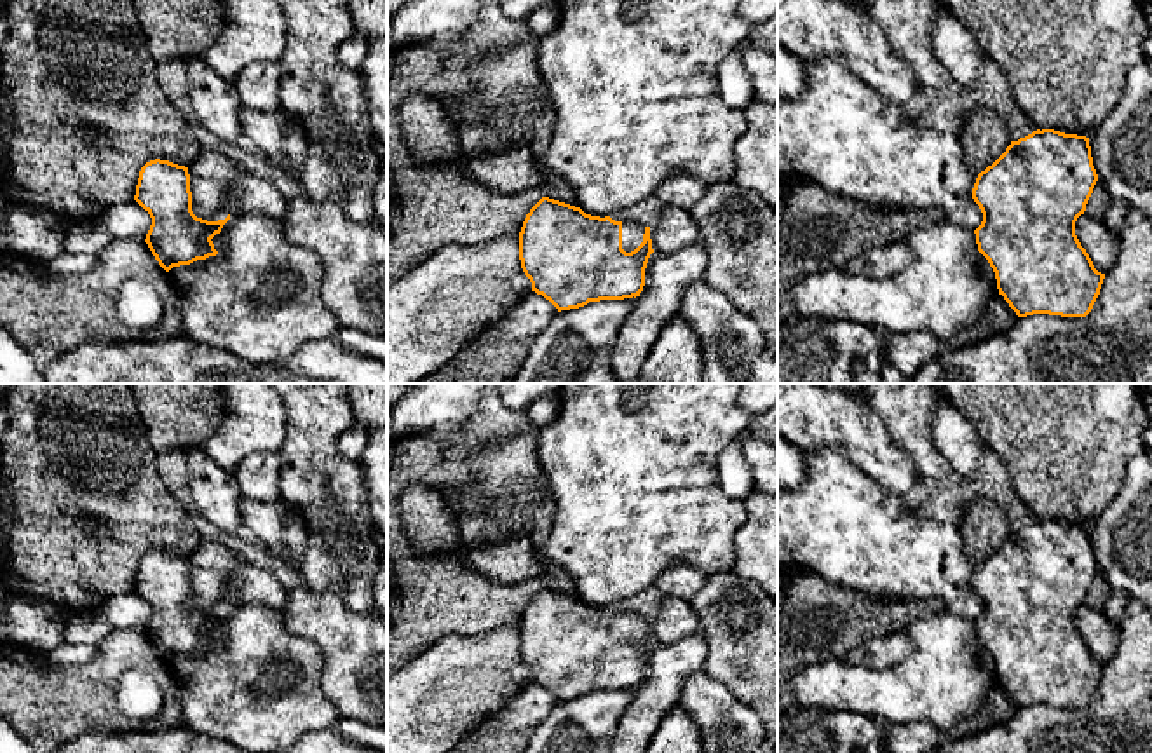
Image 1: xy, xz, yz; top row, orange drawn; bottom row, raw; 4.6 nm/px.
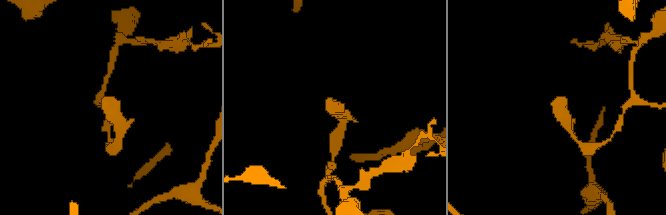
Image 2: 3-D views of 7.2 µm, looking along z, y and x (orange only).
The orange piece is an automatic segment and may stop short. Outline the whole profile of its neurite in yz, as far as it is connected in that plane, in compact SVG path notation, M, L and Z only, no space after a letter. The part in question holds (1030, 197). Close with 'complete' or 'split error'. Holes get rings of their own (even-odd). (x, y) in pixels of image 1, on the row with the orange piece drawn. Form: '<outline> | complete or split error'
M1037 129L1011 141L1006 152L976 178L972 199L983 213L974 230L978 251L995 272L999 295L1018 317L1049 314L1086 317L1103 284L1075 235L1075 221L1098 181L1089 138Z | complete

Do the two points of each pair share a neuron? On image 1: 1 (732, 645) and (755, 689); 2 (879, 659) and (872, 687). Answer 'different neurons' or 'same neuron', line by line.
1: same neuron
2: different neurons

